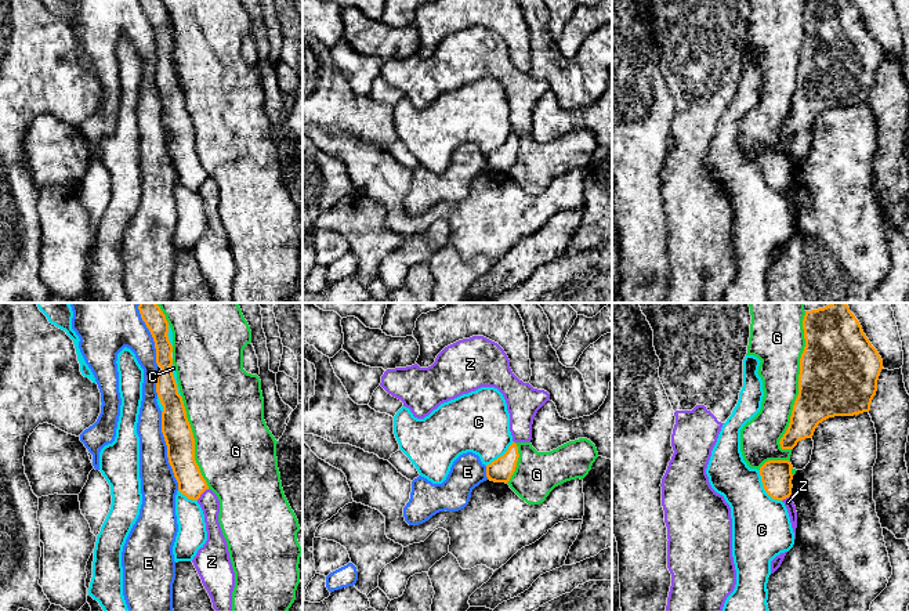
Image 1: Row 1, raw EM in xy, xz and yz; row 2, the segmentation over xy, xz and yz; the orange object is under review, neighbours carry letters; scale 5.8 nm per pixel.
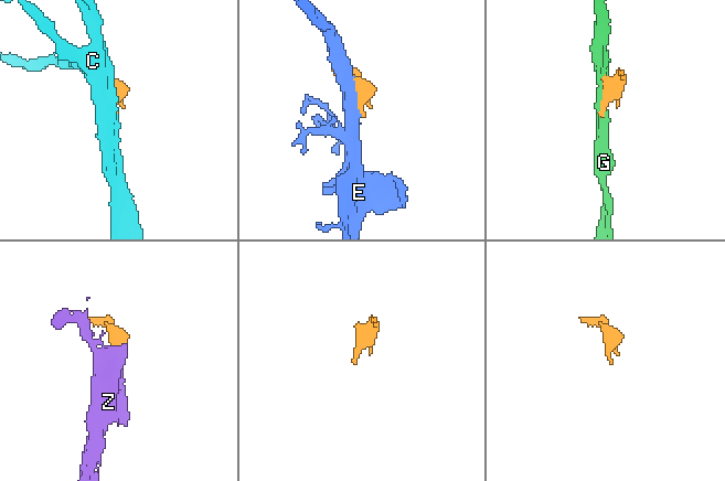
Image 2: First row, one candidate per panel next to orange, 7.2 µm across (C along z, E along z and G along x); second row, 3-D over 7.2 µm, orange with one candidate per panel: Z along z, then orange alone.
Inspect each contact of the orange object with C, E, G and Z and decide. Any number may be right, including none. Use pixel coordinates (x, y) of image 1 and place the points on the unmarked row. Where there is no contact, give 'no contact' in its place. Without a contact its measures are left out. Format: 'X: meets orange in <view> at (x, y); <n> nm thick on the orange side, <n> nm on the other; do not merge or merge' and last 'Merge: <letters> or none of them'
C: meets orange in yz at (764, 179); 180 nm thick on the orange side, 340 nm on the other; do not merge
E: meets orange in xy at (167, 141); 170 nm thick on the orange side, 220 nm on the other; do not merge
G: meets orange in yz at (799, 71); 460 nm thick on the orange side, 300 nm on the other; do not merge
Z: meets orange in xy at (202, 183); 160 nm thick on the orange side, 120 nm on the other; do not merge
Merge: none of them

